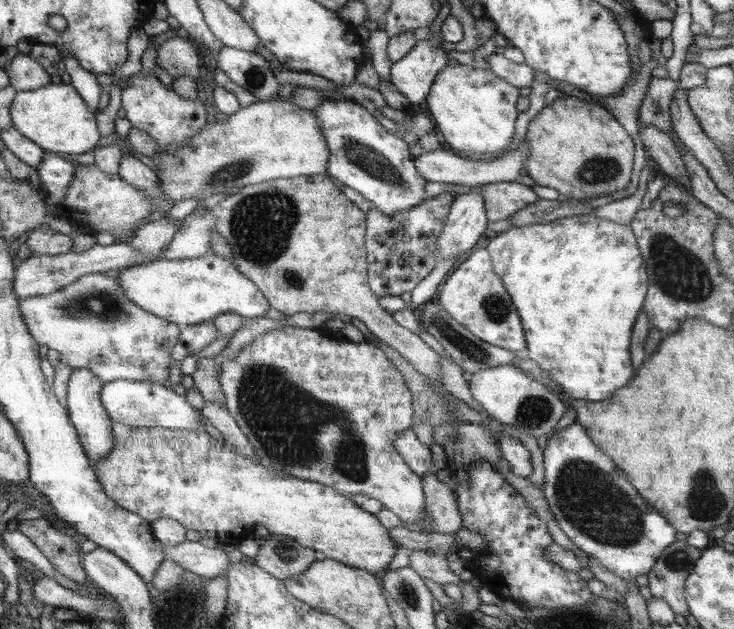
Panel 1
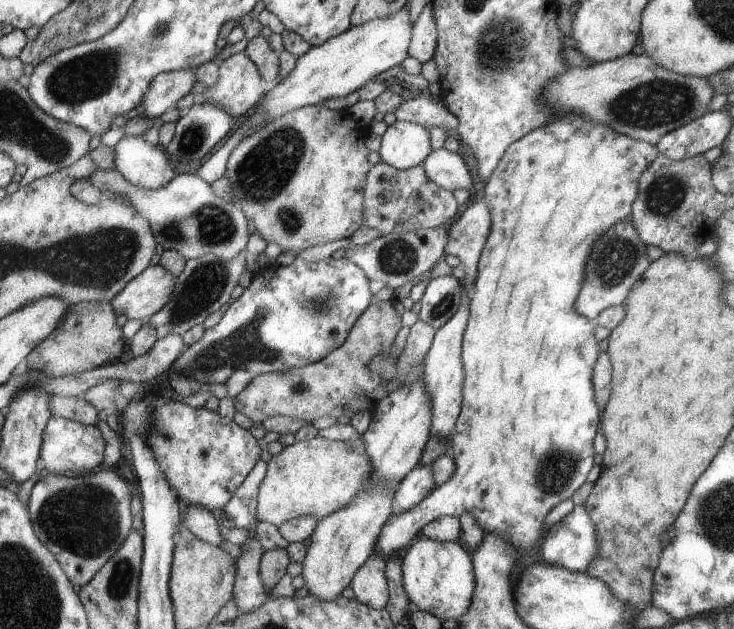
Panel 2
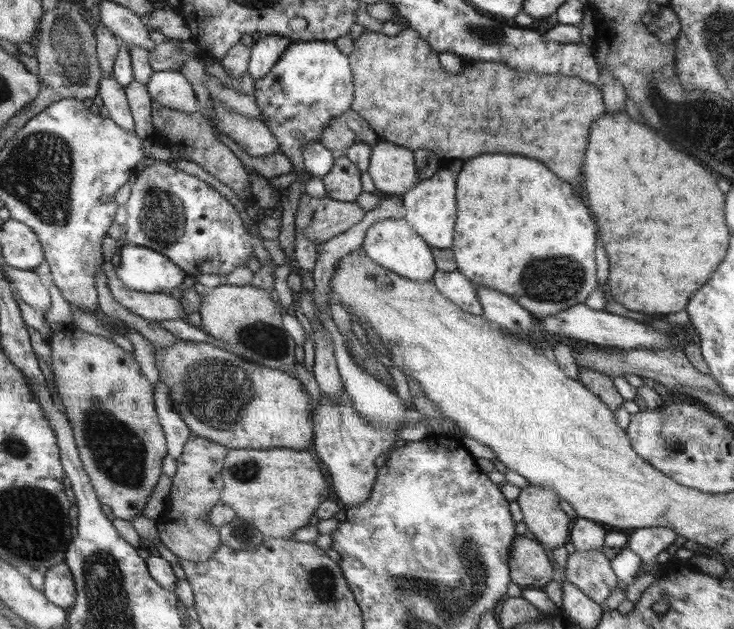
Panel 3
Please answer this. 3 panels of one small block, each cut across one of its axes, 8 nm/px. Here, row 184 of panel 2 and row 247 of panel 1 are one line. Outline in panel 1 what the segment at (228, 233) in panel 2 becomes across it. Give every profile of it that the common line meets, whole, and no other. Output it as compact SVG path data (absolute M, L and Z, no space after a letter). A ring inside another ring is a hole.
M195 209L183 219L183 225L175 232L174 238L160 254L160 259L188 260L202 258L212 253L211 230L217 223L214 212L210 209ZM114 242L111 245L93 246L86 252L72 252L71 250L64 255L48 256L38 254L28 257L18 264L17 281L14 282L14 291L17 297L21 299L32 298L36 296L46 296L57 292L64 286L73 284L86 274L104 273L110 270L120 271L134 265L140 265L145 260L145 254L134 248L130 243Z

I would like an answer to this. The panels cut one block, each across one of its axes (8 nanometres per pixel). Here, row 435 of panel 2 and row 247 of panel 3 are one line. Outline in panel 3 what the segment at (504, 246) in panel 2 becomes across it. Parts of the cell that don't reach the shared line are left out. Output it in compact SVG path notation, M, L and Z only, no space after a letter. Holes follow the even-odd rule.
M480 154L478 158L472 158L463 162L462 171L457 179L457 232L456 240L451 246L457 271L470 279L474 285L494 288L502 294L508 295L528 309L535 316L554 316L562 310L572 309L576 305L584 305L588 295L596 288L596 262L594 262L594 250L596 250L596 224L590 216L590 210L586 204L582 204L578 192L570 188L566 182L555 172L552 172L538 160L514 156L514 154Z

